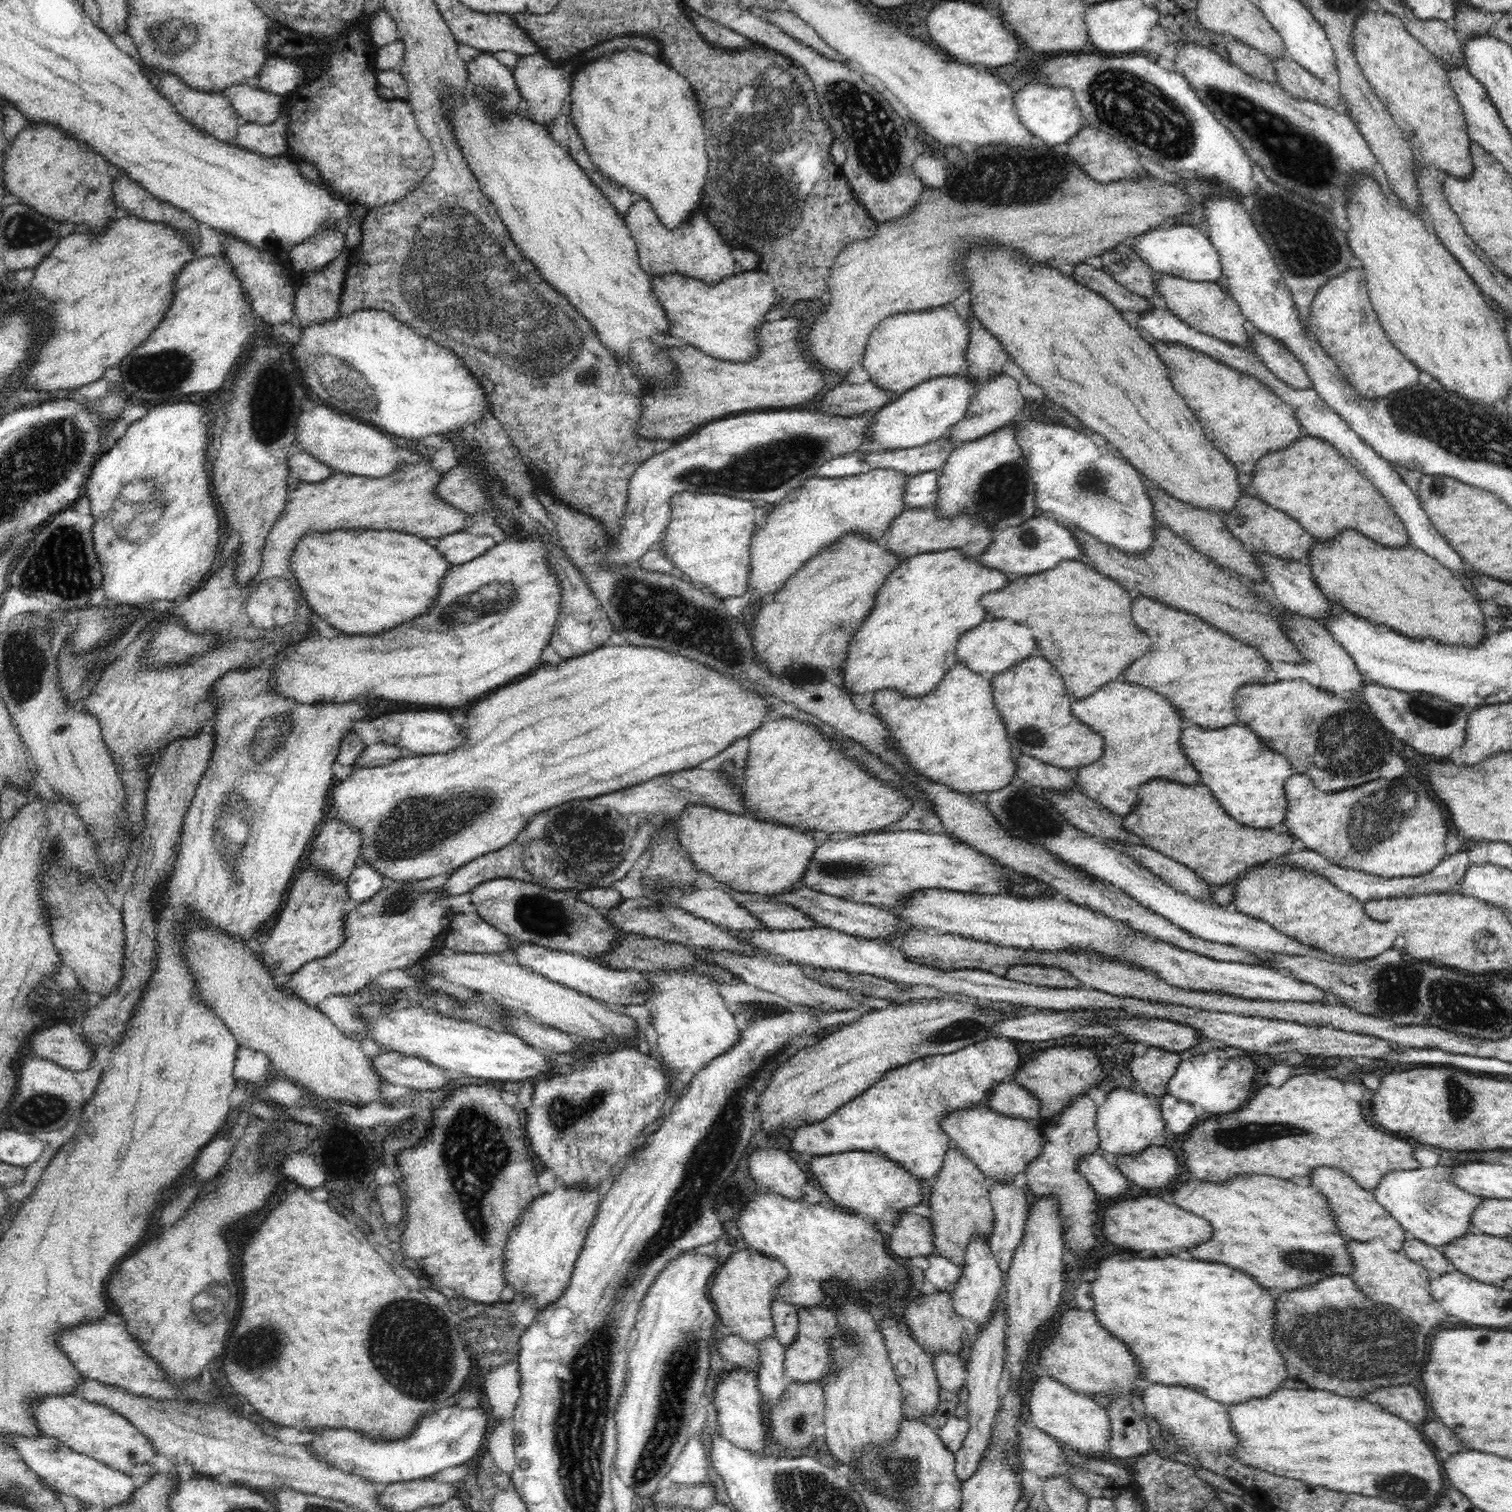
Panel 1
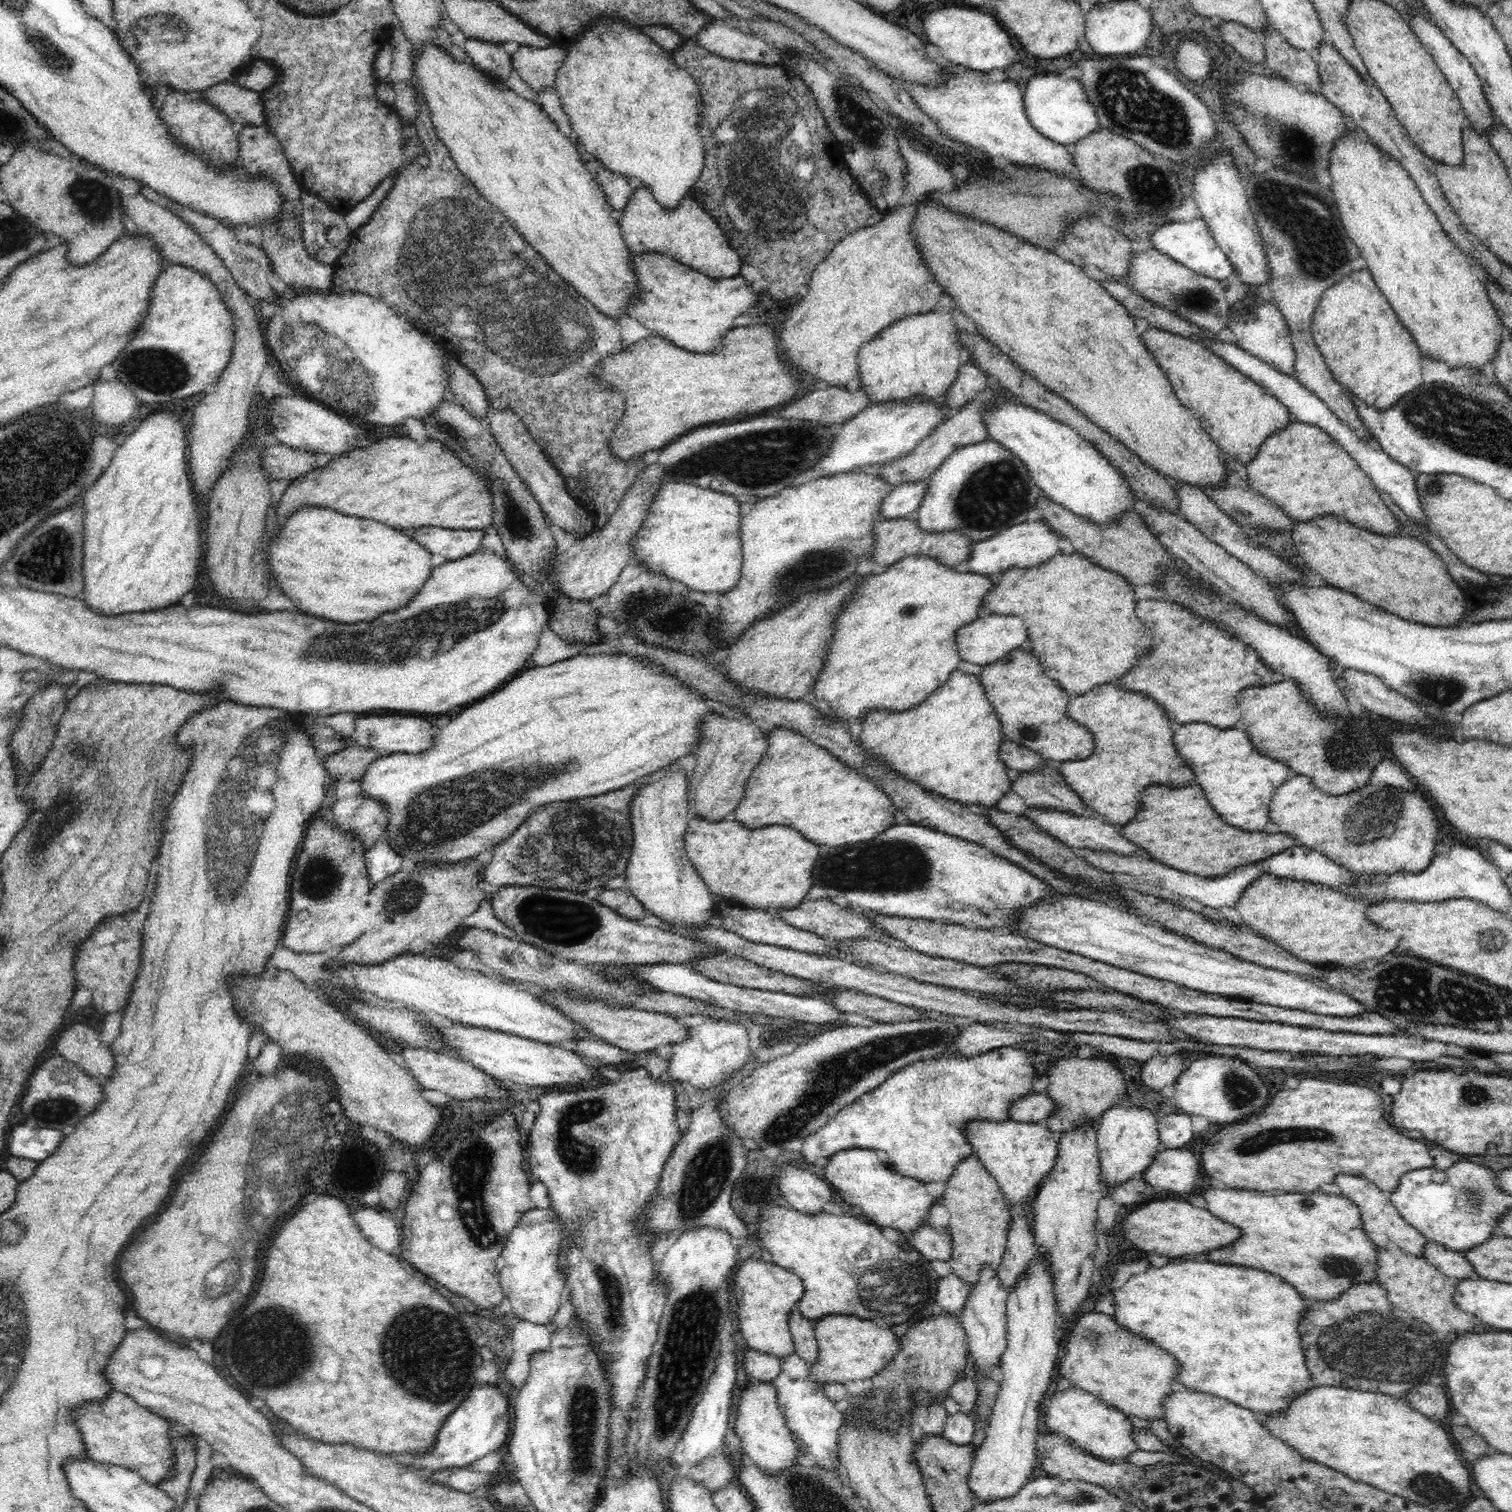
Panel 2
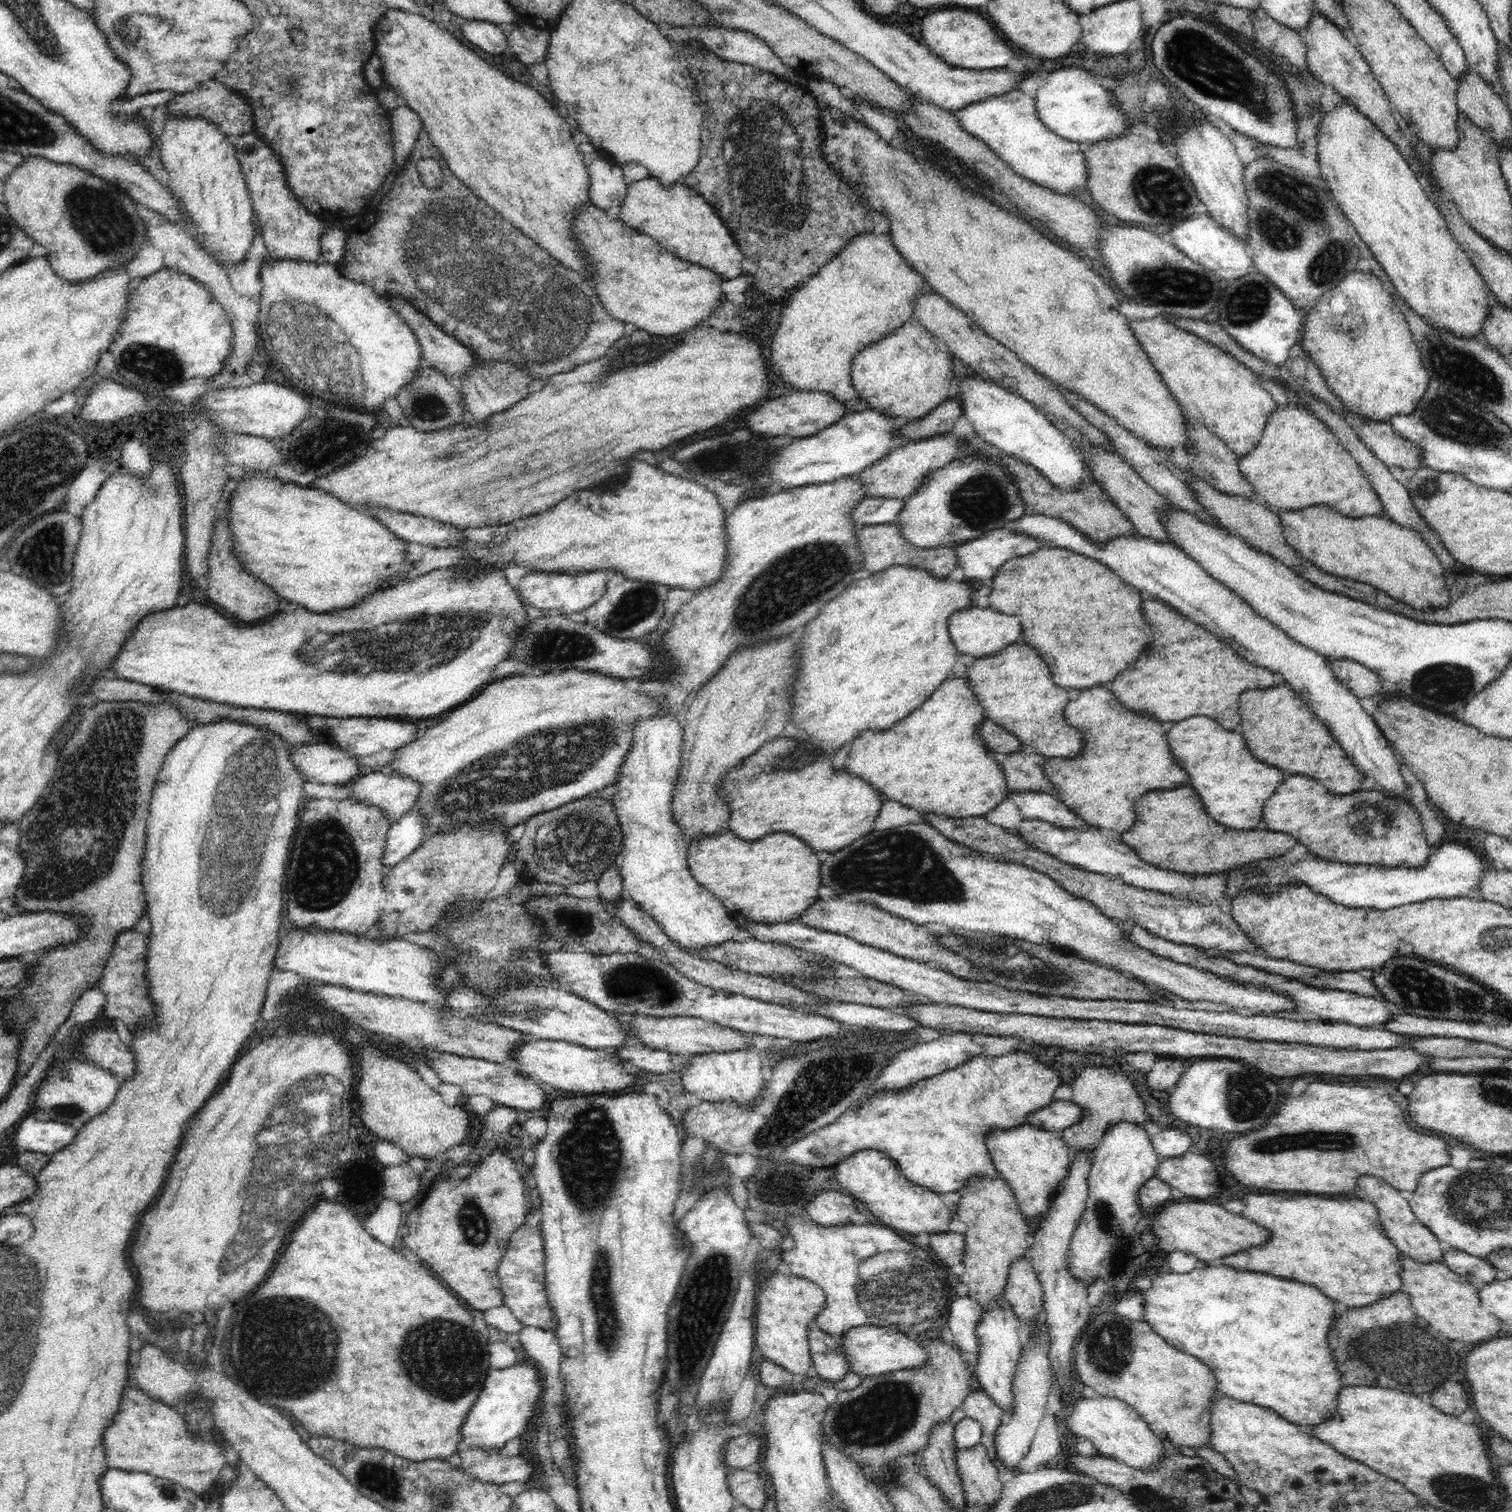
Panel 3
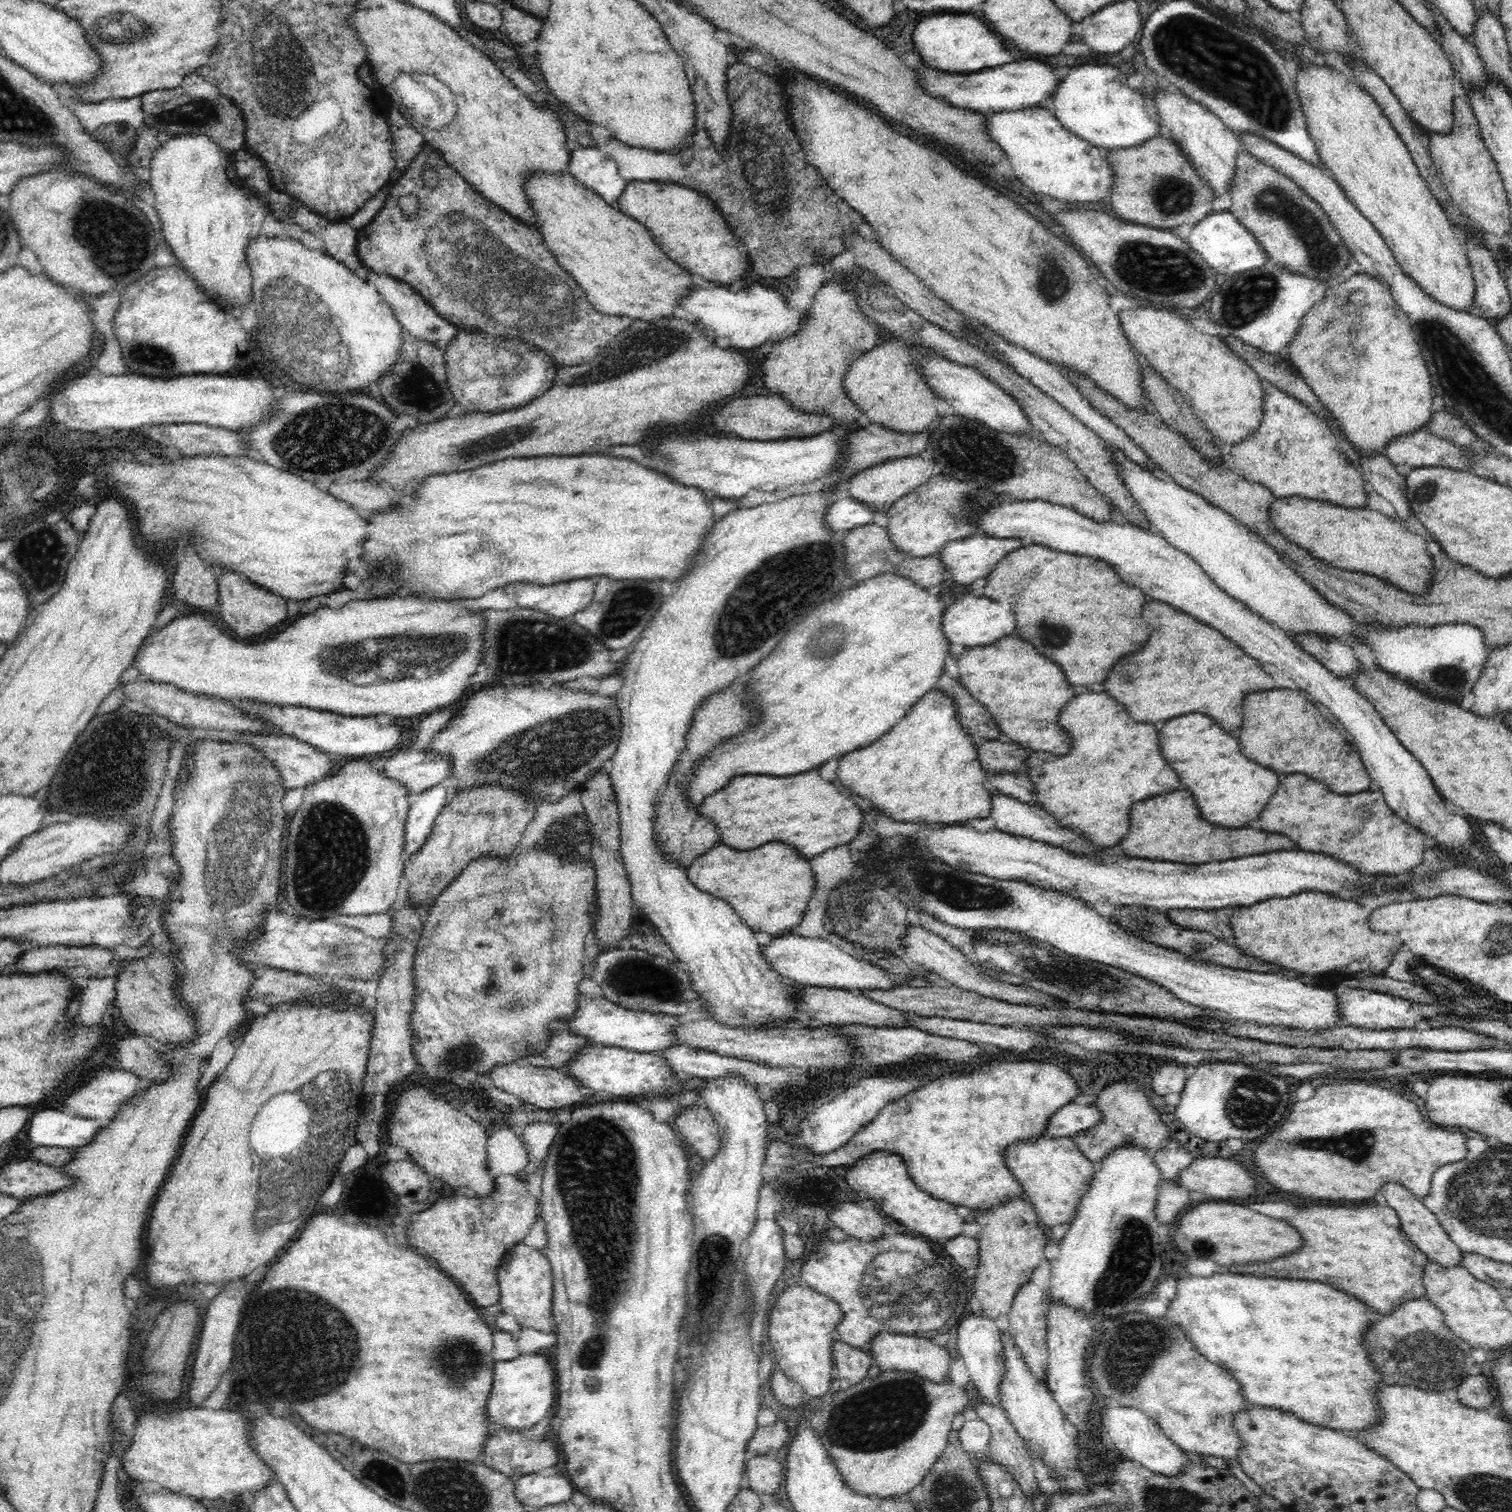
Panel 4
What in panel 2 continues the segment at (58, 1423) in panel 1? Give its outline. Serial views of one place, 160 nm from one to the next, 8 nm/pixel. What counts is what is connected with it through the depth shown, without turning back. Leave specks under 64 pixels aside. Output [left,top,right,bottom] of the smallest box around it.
[74,1391,174,1484]

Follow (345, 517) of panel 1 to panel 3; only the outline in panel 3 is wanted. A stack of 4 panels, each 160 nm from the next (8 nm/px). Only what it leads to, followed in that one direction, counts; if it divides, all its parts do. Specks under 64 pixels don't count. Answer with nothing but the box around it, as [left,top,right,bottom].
[311,324,770,528]

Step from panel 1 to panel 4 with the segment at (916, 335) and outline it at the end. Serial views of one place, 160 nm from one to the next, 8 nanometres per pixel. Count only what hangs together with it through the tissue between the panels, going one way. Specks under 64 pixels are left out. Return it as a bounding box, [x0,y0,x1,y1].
[844,337,939,433]

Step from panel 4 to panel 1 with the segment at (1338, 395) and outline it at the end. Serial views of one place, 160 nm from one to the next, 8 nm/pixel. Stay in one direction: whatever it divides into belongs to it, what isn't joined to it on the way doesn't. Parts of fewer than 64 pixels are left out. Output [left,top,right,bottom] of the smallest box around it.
[1307,267,1418,399]

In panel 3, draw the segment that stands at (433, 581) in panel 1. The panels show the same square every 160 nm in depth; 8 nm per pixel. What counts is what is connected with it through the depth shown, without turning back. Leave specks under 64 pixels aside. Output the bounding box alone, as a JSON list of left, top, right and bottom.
[229,476,466,614]

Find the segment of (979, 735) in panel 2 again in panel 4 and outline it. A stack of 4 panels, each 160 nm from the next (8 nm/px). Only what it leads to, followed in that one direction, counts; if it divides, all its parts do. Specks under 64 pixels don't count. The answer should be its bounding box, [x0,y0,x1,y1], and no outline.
[837,688,992,826]

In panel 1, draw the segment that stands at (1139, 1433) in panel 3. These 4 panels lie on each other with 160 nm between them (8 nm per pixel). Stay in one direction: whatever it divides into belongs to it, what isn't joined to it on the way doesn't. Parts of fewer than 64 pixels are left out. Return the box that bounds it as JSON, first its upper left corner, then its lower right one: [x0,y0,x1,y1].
[1025,1373,1111,1458]

